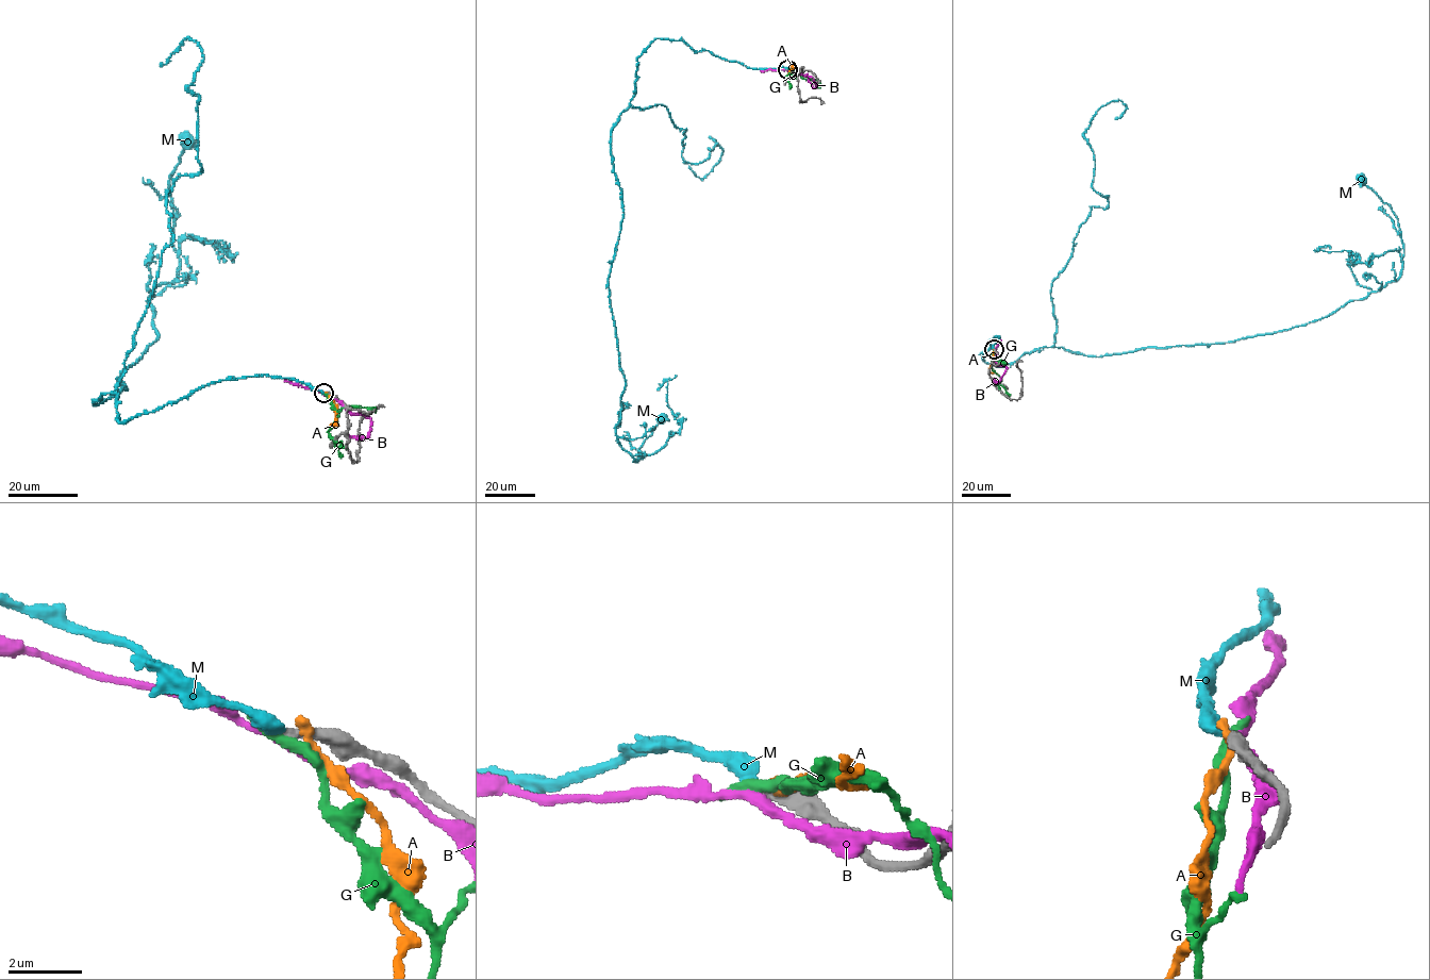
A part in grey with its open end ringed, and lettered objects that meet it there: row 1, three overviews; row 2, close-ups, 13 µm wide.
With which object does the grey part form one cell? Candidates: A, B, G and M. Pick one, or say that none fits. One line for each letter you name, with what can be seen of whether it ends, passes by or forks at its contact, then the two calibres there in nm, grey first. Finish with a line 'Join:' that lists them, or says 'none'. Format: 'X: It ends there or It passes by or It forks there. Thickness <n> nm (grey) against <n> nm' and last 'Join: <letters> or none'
M: It ends there. Thickness 240 nm (grey) against 420 nm
Join: M

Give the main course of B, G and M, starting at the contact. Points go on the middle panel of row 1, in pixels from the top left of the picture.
B: (787, 69), (802, 72), (816, 86), (812, 78), (797, 71)
G: (787, 69), (796, 69), (785, 78), (788, 78), (791, 88)
M: (787, 68), (668, 38), (636, 59), (611, 132), (624, 218), (608, 279), (616, 436), (633, 462), (661, 419)

